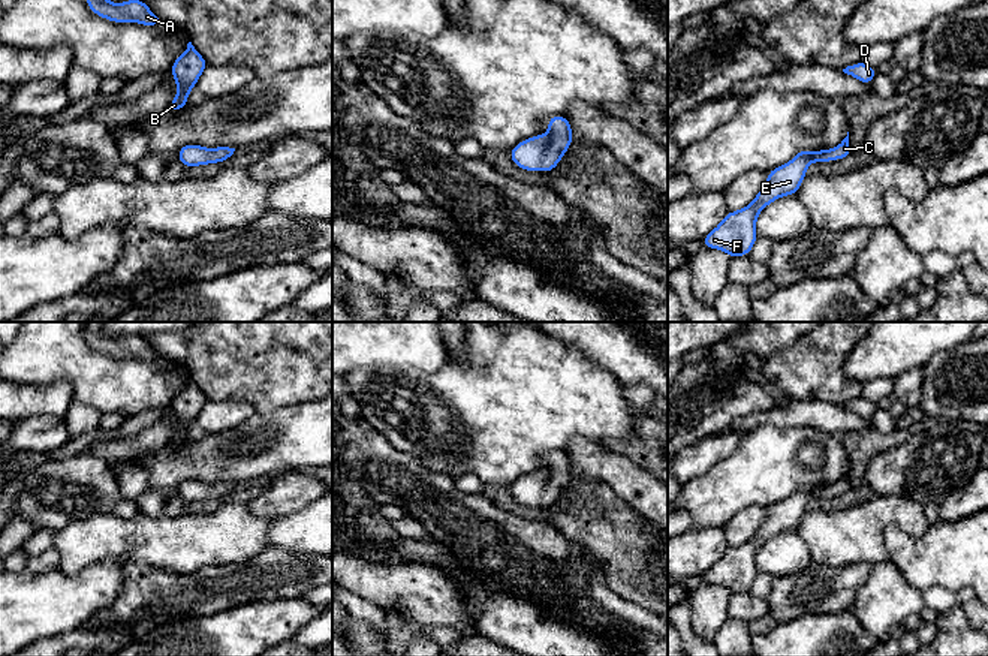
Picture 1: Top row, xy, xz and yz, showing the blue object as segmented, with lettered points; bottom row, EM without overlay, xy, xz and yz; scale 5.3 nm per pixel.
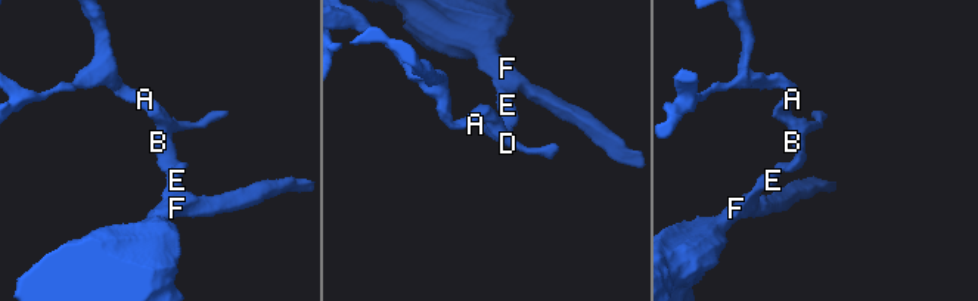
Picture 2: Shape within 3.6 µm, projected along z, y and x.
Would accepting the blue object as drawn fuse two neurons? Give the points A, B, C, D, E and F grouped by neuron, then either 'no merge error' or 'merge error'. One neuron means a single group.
A B C D E F; no merge error

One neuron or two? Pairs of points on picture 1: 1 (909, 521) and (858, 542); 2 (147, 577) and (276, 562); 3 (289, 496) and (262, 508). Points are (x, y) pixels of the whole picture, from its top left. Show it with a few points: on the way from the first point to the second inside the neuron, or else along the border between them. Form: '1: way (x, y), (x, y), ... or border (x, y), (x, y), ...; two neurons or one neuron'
1: way (897, 518), (882, 518), (870, 530); one neuron
2: way (178, 586), (229, 586), (244, 583); one neuron
3: way (283, 496), (268, 503); one neuron

